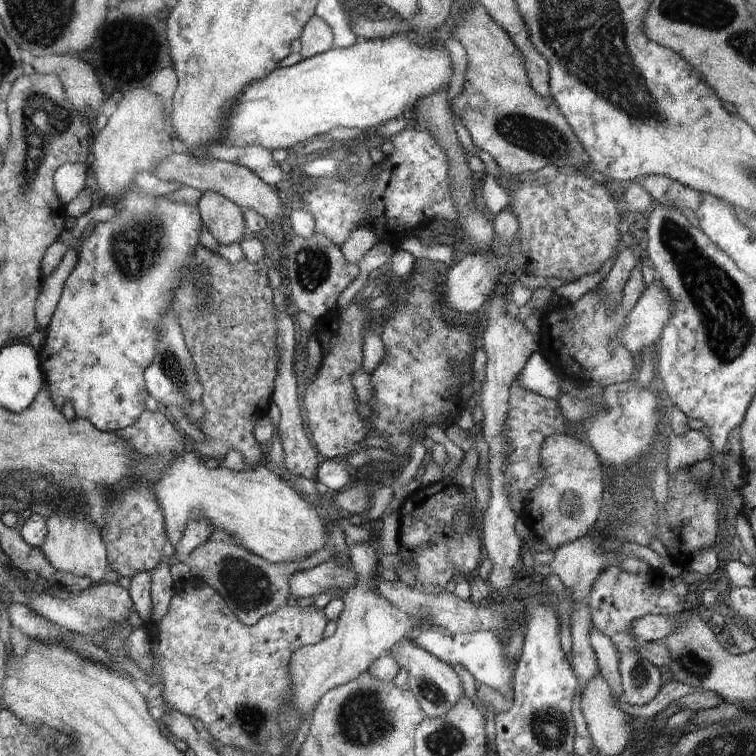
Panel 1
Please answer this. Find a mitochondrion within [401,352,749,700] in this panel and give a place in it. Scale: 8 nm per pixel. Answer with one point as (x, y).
(690, 661)

